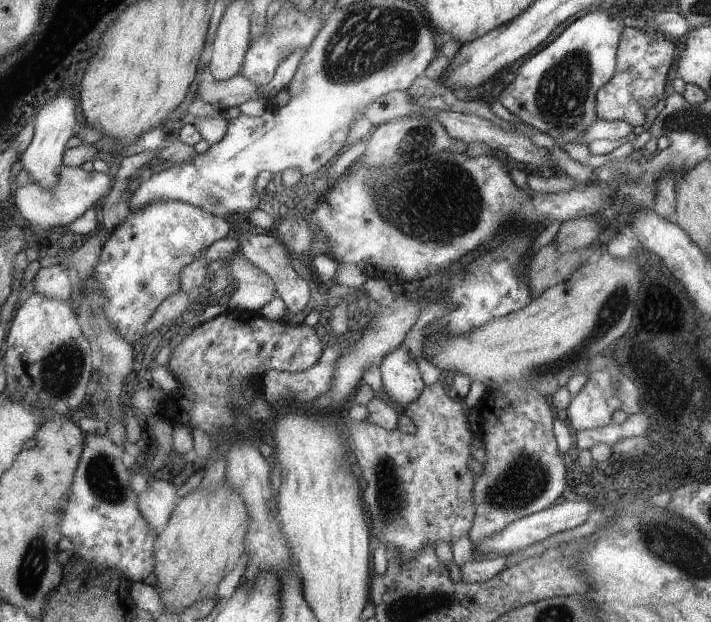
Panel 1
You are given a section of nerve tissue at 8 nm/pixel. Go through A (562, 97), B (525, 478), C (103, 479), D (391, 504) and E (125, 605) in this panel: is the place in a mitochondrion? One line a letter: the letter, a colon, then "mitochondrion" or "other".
A: mitochondrion
B: mitochondrion
C: mitochondrion
D: mitochondrion
E: other

